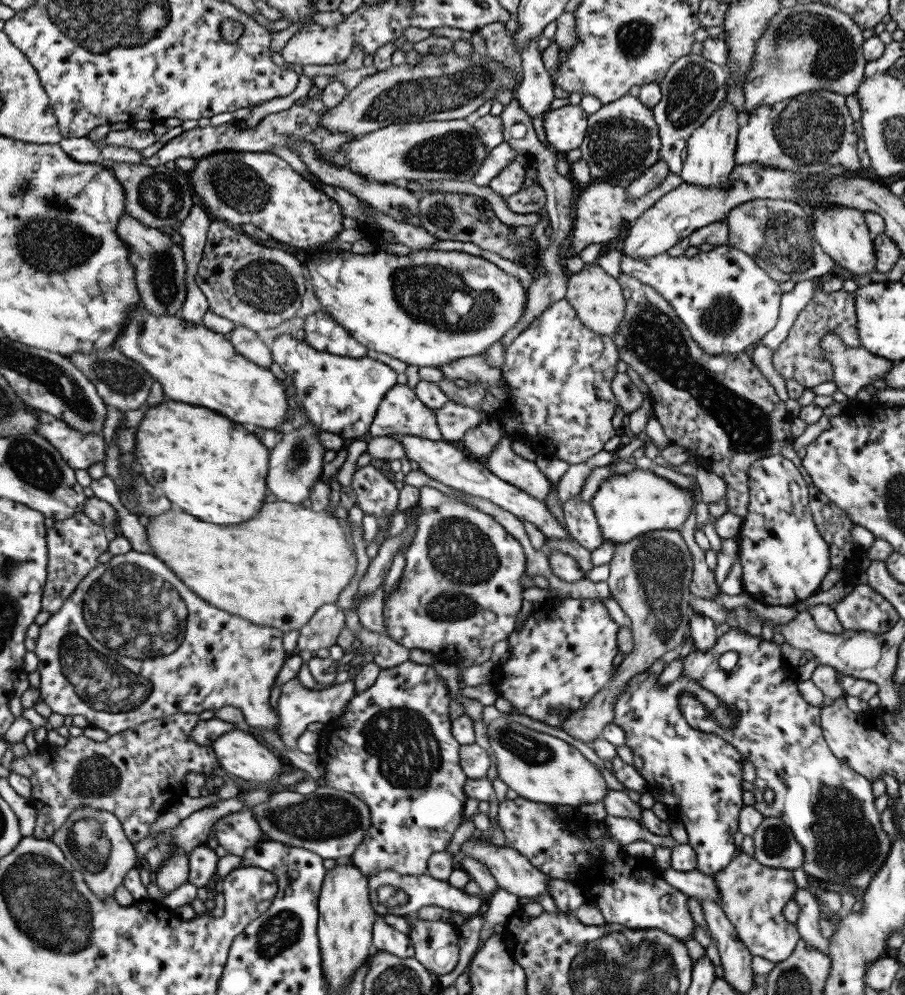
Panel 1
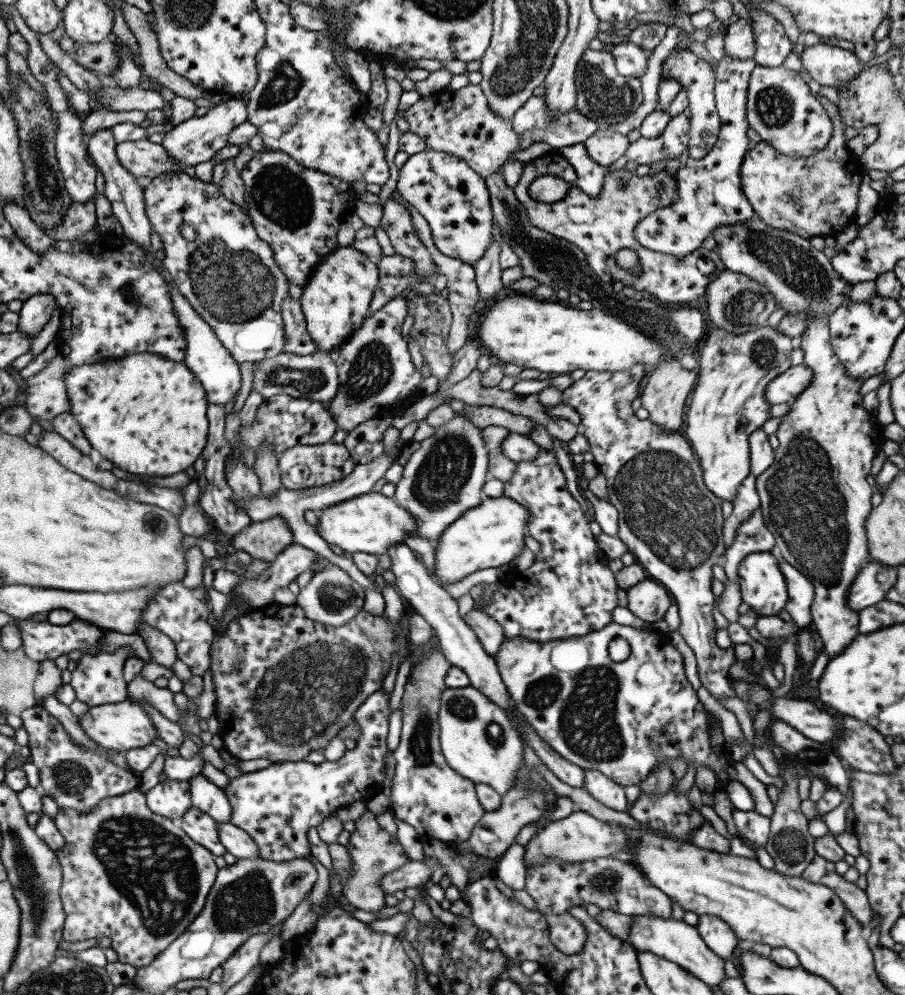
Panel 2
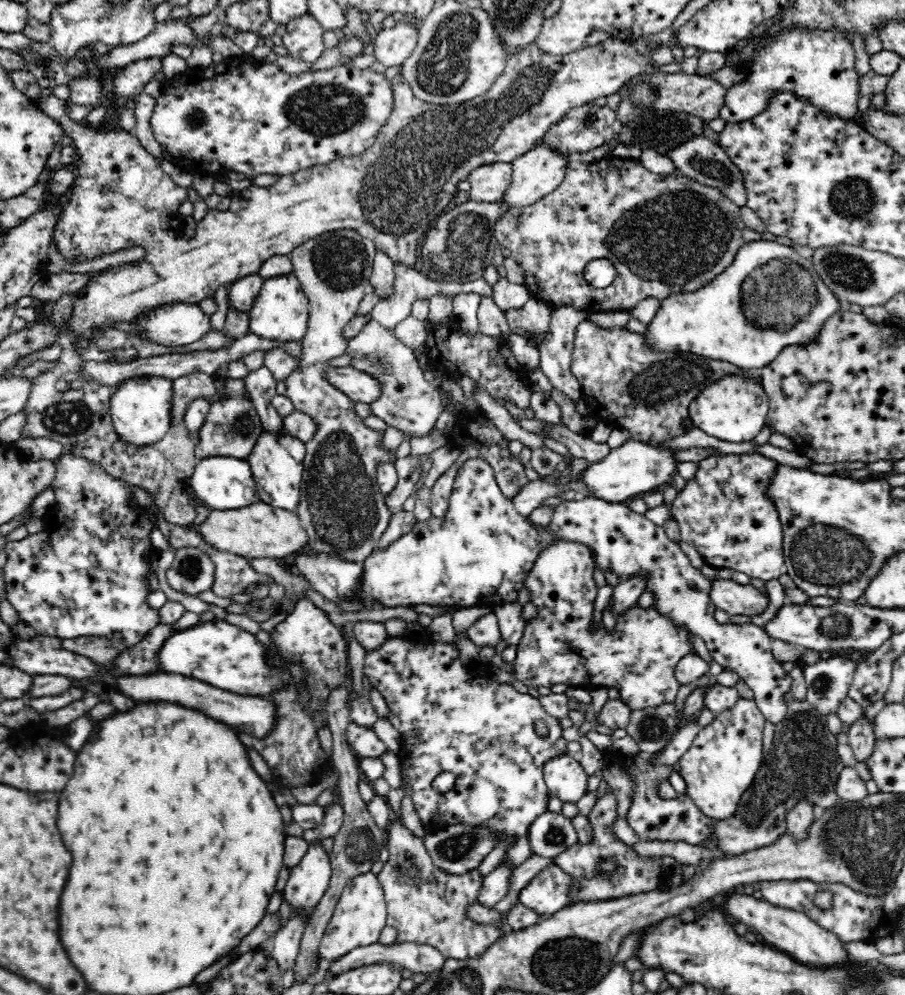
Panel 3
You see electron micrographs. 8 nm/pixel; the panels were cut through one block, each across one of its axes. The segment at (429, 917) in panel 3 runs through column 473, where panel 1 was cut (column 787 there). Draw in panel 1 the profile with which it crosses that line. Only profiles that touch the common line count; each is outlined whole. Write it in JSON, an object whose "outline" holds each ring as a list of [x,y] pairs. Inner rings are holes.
{"outline":[[[737,851],[731,861],[710,878],[714,883],[721,910],[751,956],[761,956],[775,964],[785,960],[793,952],[800,938],[799,932],[795,923],[785,920],[781,913],[783,905],[796,892],[790,870],[763,866],[751,855]]]}

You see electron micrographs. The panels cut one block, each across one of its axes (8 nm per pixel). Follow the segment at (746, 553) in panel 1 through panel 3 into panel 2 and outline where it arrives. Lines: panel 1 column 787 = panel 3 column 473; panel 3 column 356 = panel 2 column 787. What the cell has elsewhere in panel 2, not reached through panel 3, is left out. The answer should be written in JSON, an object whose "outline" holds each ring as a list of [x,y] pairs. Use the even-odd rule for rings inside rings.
{"outline":[[[755,552],[743,557],[738,562],[736,576],[740,586],[743,604],[750,606],[757,616],[777,615],[783,610],[788,596],[786,582],[778,567],[778,557],[768,552]]]}

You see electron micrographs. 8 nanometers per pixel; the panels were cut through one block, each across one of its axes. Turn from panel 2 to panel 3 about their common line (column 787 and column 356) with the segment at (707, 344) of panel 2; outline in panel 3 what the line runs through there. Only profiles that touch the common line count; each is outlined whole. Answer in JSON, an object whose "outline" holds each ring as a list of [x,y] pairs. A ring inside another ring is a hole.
{"outline":[[[370,320],[363,332],[349,340],[346,353],[355,356],[352,367],[378,377],[382,383],[384,392],[380,400],[372,404],[374,416],[382,418],[388,426],[404,429],[408,438],[424,436],[434,428],[444,409],[441,388],[423,379],[414,351],[394,339],[394,330],[386,331],[375,320]]]}

